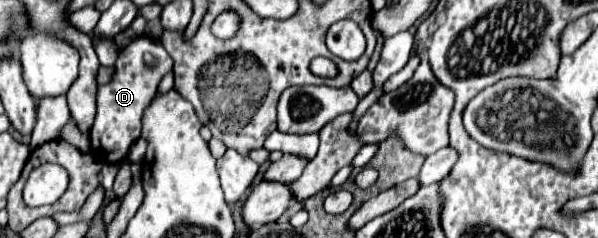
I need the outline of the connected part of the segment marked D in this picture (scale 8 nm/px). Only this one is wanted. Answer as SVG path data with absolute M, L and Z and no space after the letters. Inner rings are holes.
M142 36L118 52L118 60L114 64L114 74L110 82L98 86L98 94L96 94L96 120L90 130L90 154L96 160L104 164L112 164L126 158L132 142L140 138L142 112L152 102L158 84L168 70L172 70L172 60L164 50L164 46L160 44L160 40ZM146 52L154 56L152 68L146 68L144 62Z

